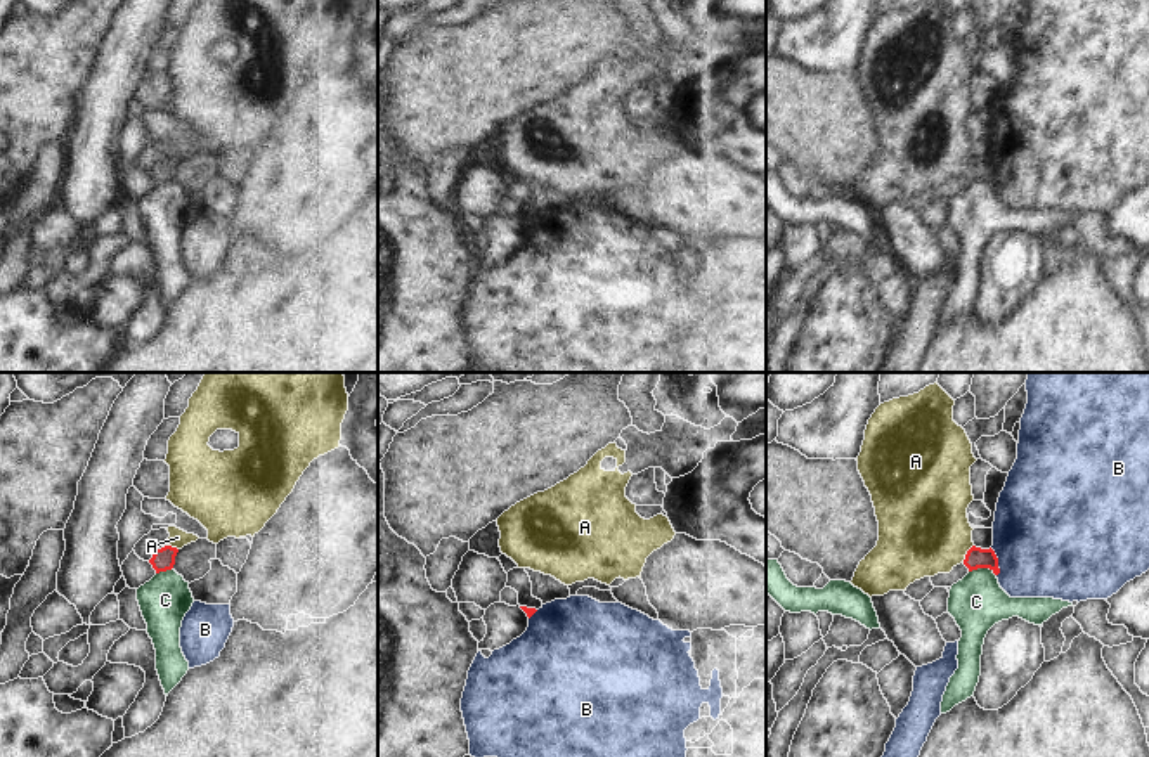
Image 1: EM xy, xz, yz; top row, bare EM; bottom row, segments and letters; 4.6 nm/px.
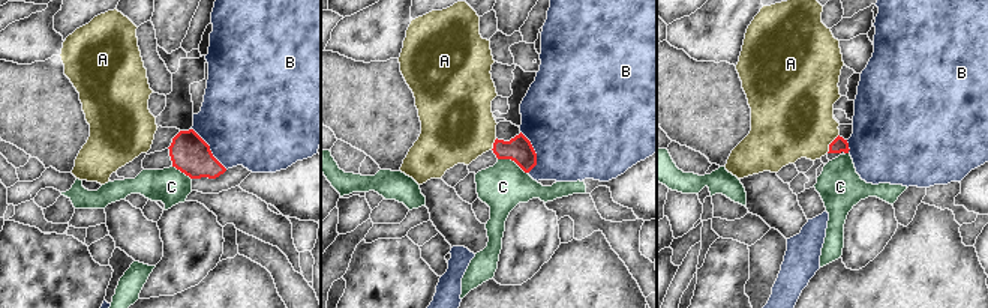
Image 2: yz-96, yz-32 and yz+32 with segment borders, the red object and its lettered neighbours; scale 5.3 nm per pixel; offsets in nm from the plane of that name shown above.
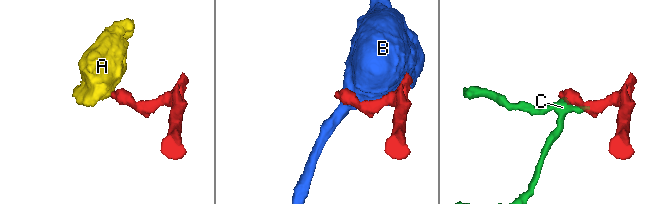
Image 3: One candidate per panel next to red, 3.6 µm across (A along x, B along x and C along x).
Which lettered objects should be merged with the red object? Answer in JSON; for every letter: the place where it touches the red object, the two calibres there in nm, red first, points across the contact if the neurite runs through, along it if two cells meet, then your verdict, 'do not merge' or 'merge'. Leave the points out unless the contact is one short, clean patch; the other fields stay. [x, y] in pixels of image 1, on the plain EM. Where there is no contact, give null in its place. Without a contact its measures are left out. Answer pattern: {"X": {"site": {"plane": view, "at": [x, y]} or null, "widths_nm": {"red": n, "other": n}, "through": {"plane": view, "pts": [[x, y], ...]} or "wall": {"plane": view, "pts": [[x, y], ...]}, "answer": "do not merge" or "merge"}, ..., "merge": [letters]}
{"A": {"site": {"plane": "yz", "at": [967, 165]}, "widths_nm": {"red": 100, "other": 420}, "through": {"plane": "yz", "pts": [[976, 170], [967, 165], [924, 142]]}, "answer": "merge"}, "B": {"site": {"plane": "yz", "at": [997, 174]}, "widths_nm": {"red": 100, "other": 480}, "wall": {"plane": "yz", "pts": [[990, 160], [997, 170], [997, 187]]}, "answer": "do not merge"}, "C": {"site": {"plane": "yz", "at": [983, 179]}, "widths_nm": {"red": 100, "other": 260}, "wall": {"plane": "yz", "pts": [[969, 184], [988, 181], [995, 187]]}, "answer": "do not merge"}, "merge": ["A"]}

